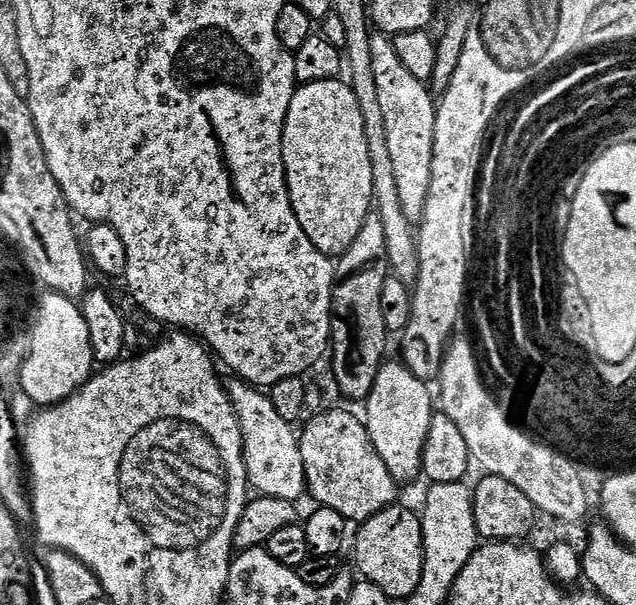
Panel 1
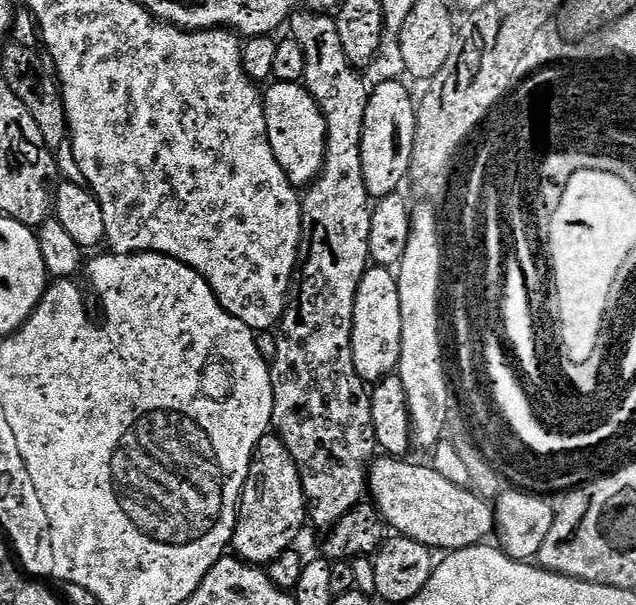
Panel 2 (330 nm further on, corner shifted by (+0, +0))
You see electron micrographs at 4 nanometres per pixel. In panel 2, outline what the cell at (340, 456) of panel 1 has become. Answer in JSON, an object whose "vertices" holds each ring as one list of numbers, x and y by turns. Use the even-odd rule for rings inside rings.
{"vertices":[[384,454,373,459,368,469,366,488,371,503,393,533,409,536,433,550,473,548,493,535,494,508,489,501,450,482,450,478,442,478,427,463,411,464,410,461]]}

